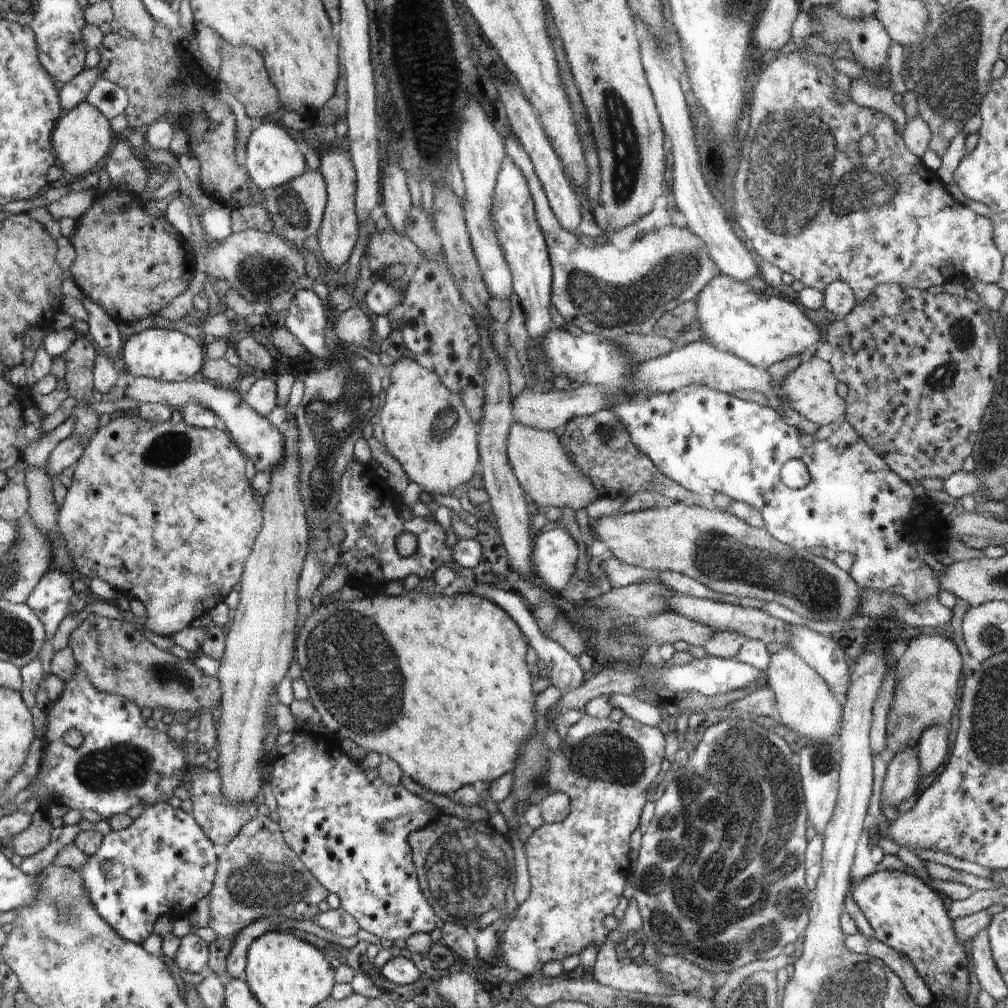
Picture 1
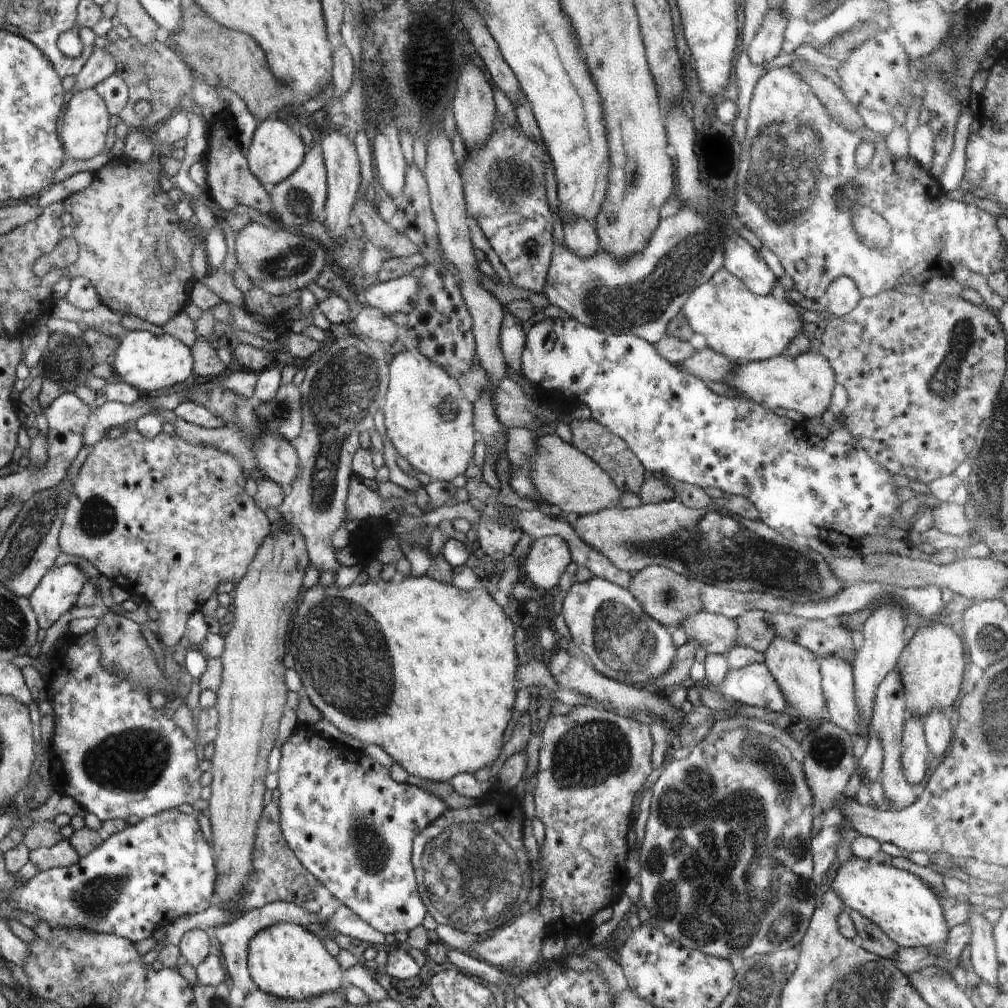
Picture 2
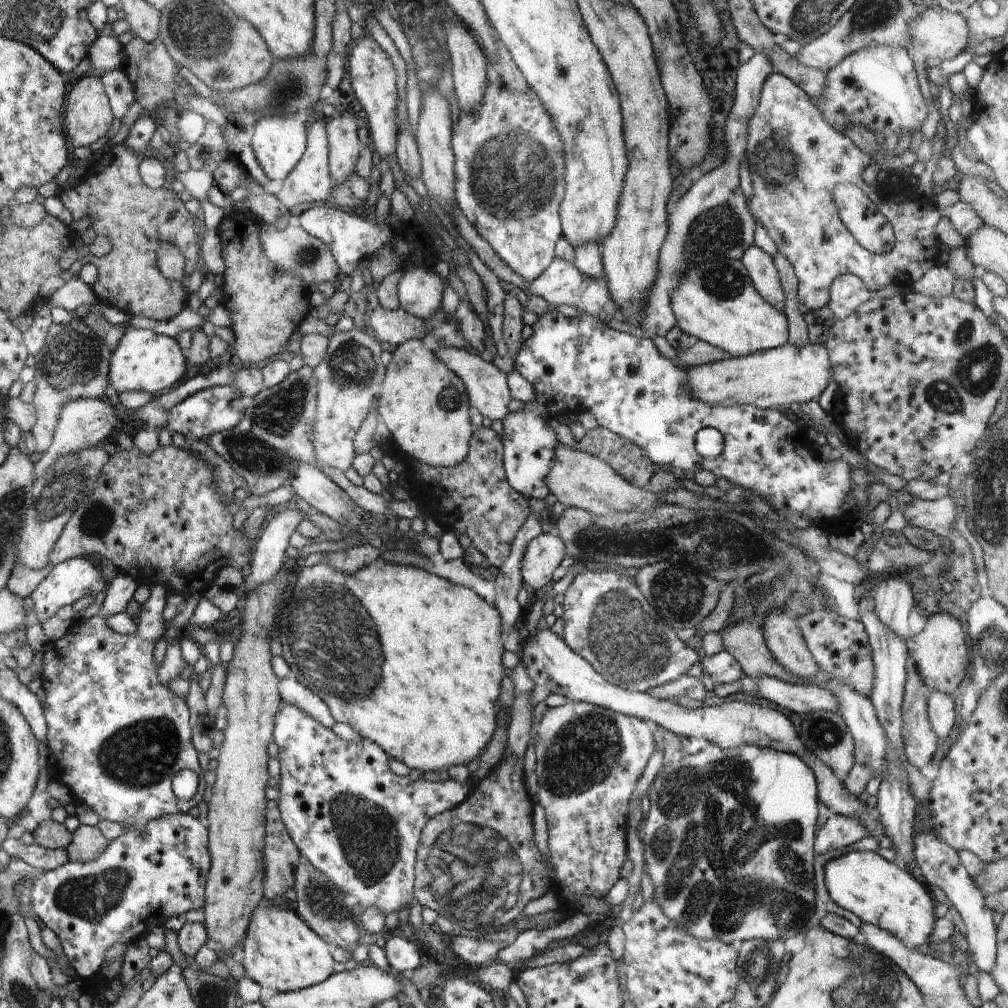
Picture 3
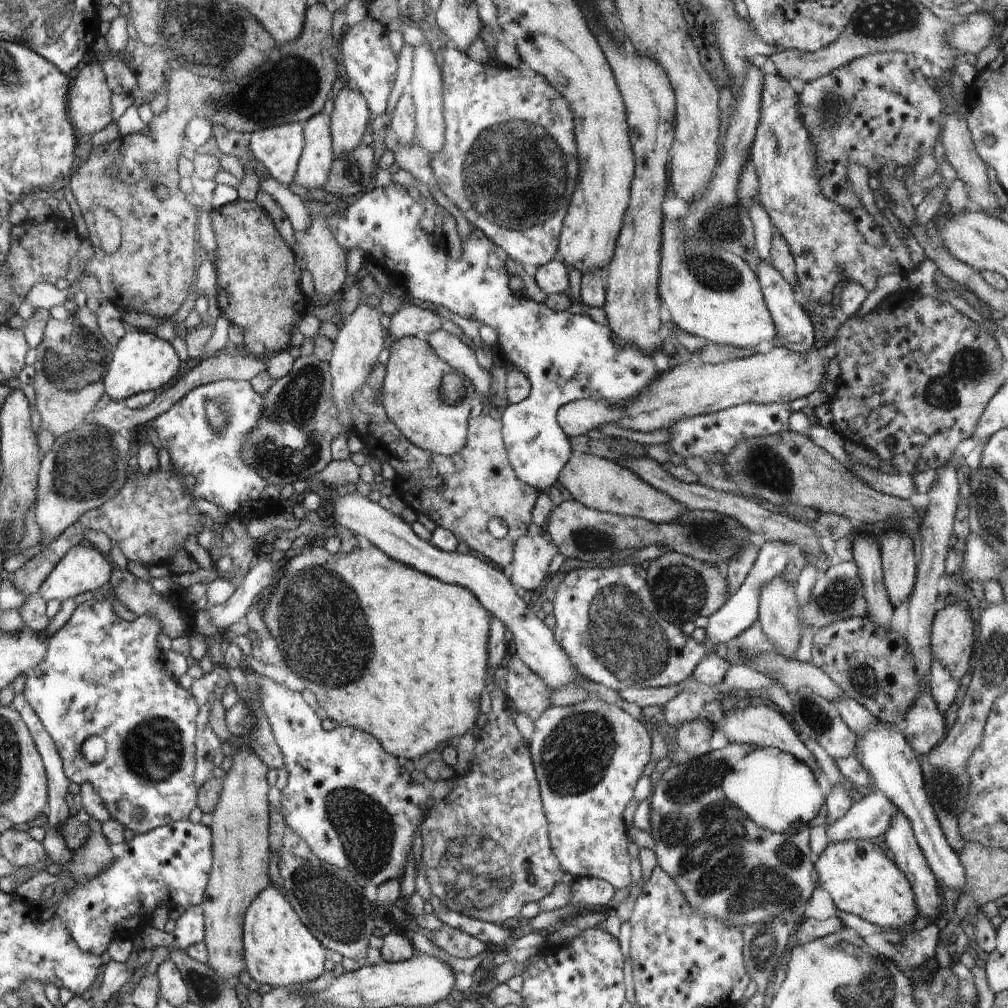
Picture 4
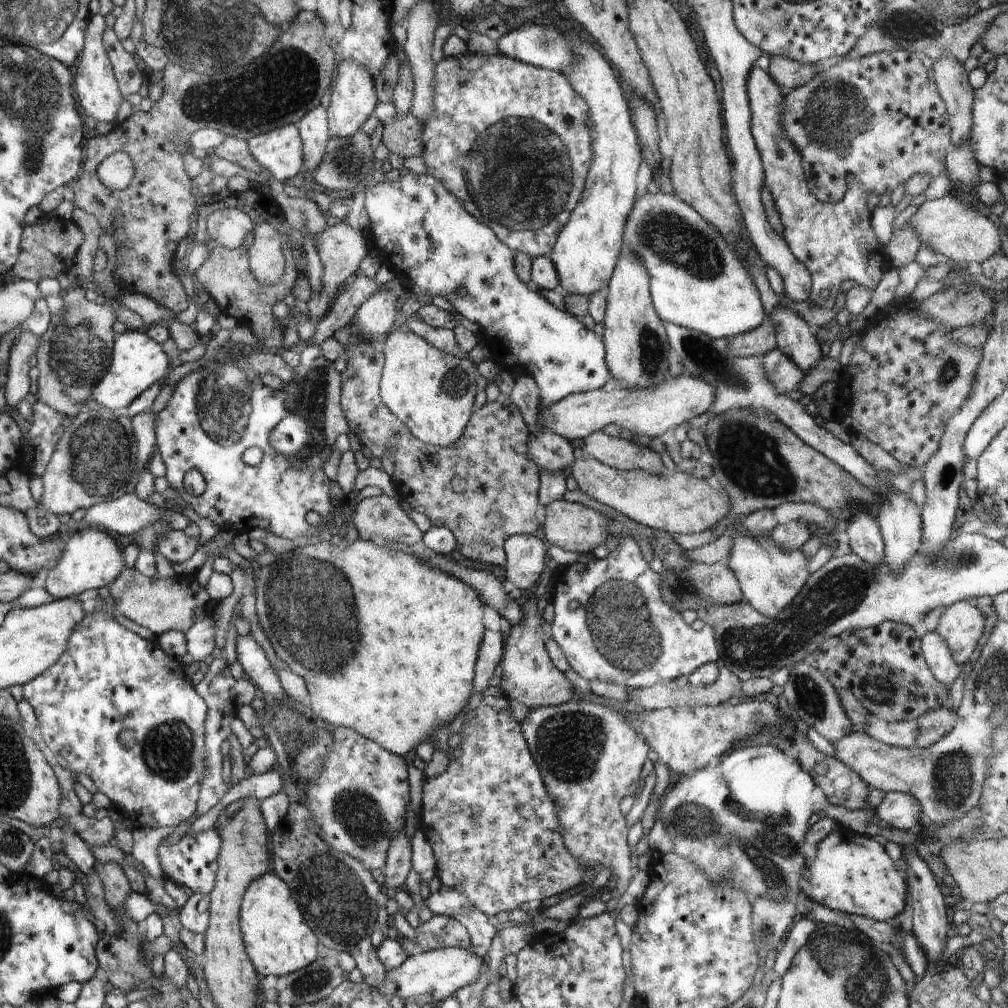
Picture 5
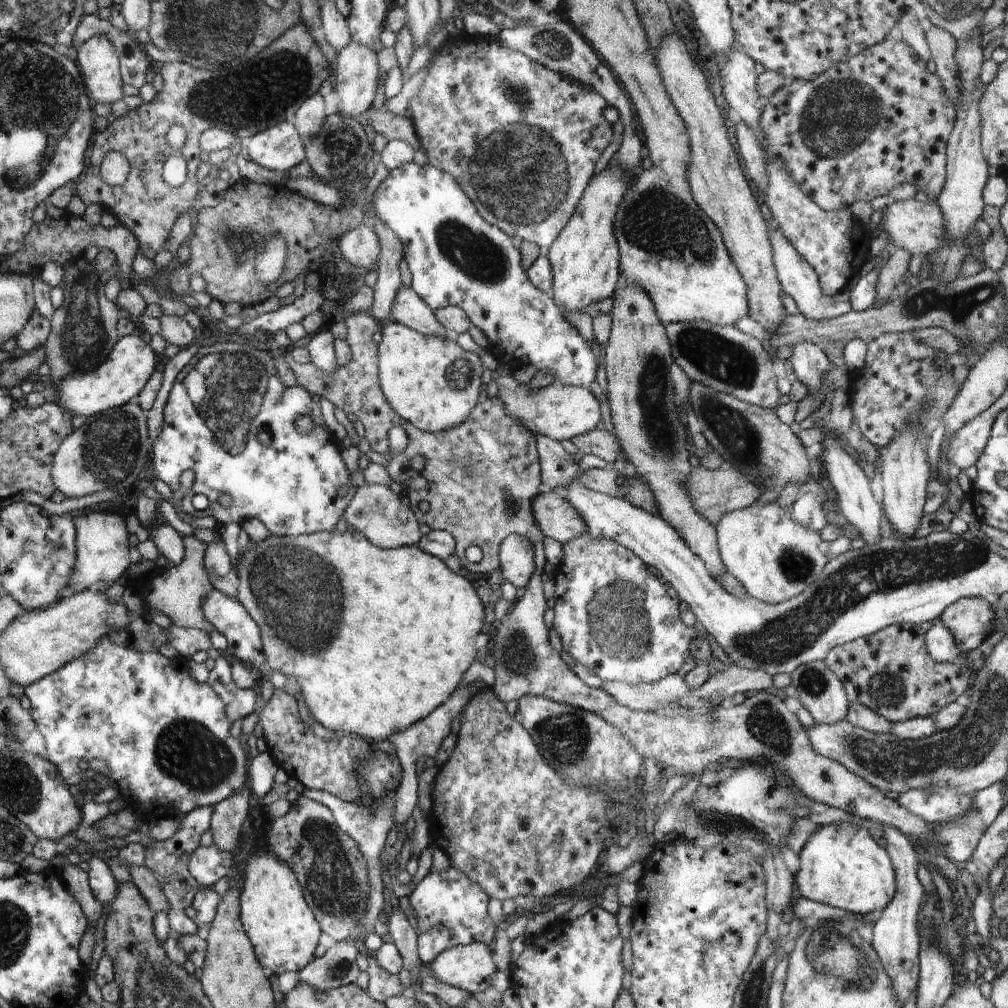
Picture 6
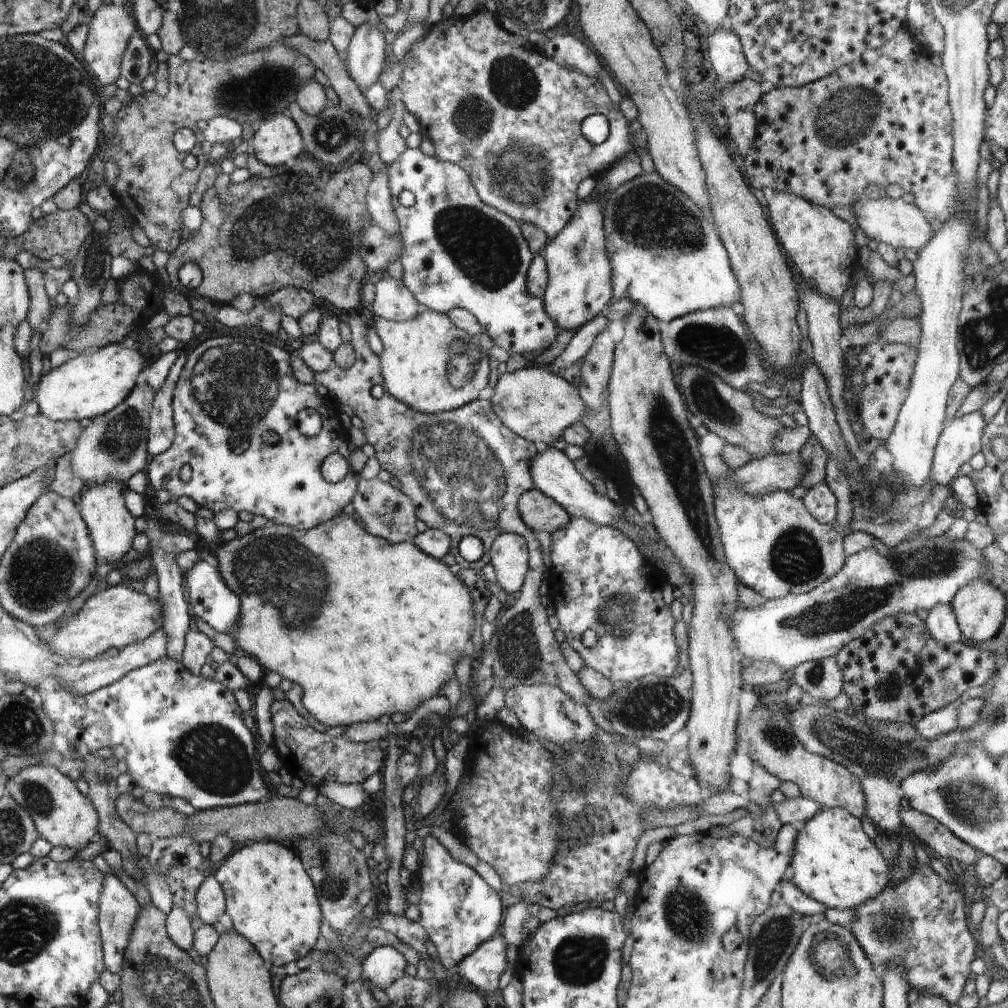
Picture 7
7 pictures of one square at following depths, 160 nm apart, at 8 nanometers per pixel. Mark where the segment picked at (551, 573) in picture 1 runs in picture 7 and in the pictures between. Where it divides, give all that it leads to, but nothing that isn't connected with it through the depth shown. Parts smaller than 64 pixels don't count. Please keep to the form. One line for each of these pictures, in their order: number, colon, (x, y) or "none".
2: (547, 558)
3: (542, 555)
4: (532, 554)
5: (527, 553)
6: (518, 559)
7: (510, 553)

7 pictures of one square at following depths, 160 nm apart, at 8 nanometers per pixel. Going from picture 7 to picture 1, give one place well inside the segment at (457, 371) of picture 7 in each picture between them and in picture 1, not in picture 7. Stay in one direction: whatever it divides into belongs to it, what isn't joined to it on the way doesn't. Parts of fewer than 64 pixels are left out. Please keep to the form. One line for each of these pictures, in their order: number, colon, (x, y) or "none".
1: (426, 426)
2: (430, 422)
3: (424, 403)
4: (429, 401)
5: (432, 392)
6: (431, 382)

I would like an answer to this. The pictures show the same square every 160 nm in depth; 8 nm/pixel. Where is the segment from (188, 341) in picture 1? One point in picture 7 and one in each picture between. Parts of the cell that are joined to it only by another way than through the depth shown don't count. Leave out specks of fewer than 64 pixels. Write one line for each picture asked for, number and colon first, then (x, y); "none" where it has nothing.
2: (149, 363)
3: (145, 361)
4: (142, 362)
5: (138, 362)
6: (123, 376)
7: (96, 382)

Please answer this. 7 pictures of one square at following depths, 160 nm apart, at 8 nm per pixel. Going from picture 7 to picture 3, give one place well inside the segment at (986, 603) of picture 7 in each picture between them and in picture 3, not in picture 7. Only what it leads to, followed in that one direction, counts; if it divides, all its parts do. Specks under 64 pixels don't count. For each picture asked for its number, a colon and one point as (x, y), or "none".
3: (941, 651)
4: (953, 633)
5: (961, 625)
6: (970, 619)

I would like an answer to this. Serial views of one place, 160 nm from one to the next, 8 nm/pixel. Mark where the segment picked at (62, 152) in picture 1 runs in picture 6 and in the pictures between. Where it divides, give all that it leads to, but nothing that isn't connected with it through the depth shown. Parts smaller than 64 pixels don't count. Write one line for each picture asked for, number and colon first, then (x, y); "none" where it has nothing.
2: (85, 124)
3: (88, 117)
4: (90, 109)
5: (97, 89)
6: (97, 58)

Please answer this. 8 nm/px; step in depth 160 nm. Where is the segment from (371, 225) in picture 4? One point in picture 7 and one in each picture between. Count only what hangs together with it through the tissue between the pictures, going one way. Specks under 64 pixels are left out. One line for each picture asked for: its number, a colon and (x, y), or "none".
5: (443, 248)
6: (455, 256)
7: (457, 252)

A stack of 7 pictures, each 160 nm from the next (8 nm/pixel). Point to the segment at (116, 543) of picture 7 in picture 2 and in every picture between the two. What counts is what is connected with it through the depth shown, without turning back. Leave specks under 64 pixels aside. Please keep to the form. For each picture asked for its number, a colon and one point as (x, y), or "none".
2: (58, 591)
3: (67, 582)
4: (84, 569)
5: (91, 559)
6: (103, 551)

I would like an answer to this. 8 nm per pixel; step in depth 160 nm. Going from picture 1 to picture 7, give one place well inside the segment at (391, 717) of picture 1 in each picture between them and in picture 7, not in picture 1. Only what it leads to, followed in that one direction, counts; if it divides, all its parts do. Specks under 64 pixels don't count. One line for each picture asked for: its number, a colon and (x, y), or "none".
2: (449, 655)
3: (423, 654)
4: (422, 664)
5: (400, 665)
6: (393, 643)
7: (380, 634)

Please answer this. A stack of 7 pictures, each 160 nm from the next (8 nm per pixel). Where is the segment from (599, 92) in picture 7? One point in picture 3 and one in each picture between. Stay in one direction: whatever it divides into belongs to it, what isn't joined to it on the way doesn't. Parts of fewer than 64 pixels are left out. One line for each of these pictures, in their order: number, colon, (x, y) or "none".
3: (509, 167)
4: (509, 162)
5: (511, 141)
6: (522, 141)

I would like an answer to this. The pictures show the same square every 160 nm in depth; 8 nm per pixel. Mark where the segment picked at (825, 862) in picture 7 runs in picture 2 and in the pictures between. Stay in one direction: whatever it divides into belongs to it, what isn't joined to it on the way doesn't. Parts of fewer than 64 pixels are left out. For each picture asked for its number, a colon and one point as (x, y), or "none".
2: (911, 914)
3: (880, 893)
4: (860, 879)
5: (850, 872)
6: (842, 866)

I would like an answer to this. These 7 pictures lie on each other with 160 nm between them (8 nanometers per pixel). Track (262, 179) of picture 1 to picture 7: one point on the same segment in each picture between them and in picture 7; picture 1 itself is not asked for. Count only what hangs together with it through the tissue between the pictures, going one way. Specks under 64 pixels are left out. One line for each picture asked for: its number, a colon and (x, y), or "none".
2: (276, 151)
3: (278, 143)
4: (279, 148)
5: (279, 152)
6: (279, 148)
7: (276, 140)

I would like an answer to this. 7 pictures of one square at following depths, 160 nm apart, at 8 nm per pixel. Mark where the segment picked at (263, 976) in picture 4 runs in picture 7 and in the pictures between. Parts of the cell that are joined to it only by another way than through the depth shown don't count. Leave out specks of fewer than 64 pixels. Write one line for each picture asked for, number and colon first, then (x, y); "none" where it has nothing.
5: (278, 940)
6: (283, 930)
7: (269, 897)

